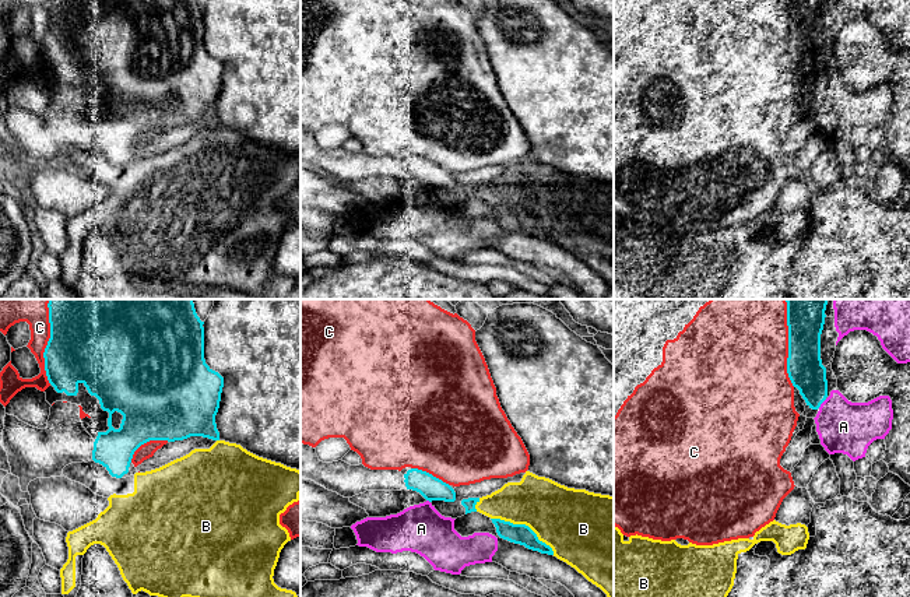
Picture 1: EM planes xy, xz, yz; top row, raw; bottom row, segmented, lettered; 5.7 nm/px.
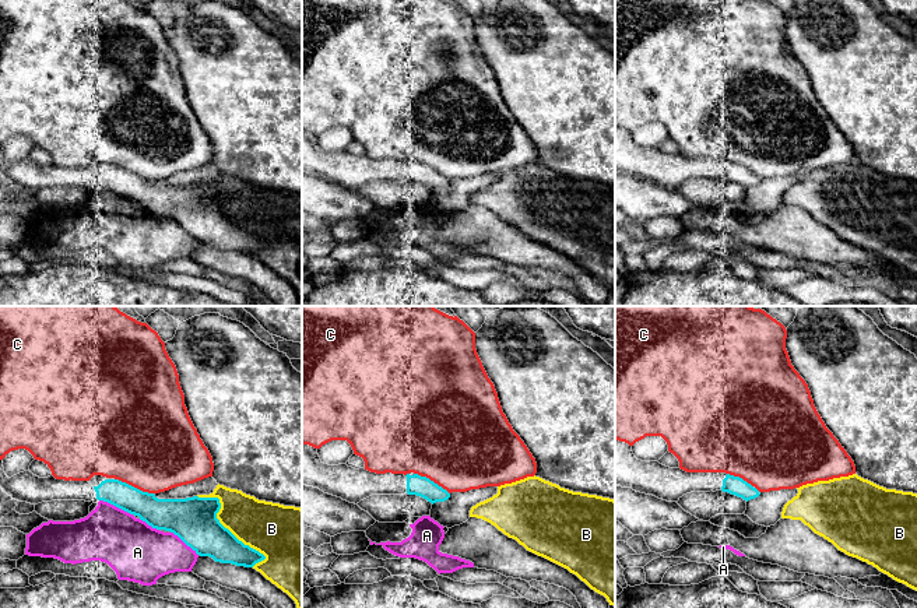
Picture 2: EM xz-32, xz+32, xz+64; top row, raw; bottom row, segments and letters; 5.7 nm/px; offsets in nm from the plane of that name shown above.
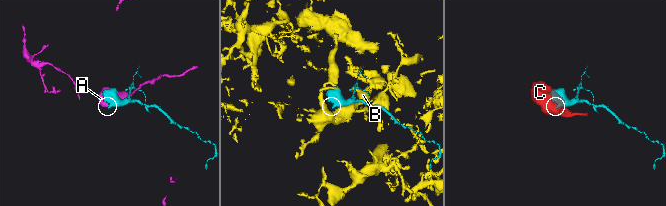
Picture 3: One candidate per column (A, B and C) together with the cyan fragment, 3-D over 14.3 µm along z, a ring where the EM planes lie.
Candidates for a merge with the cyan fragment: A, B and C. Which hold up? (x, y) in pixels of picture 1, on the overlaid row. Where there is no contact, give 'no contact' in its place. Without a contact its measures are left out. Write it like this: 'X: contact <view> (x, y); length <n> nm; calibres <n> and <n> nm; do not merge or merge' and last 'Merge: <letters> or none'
A: contact yz (822, 401); length 80 nm; calibres 200 and 300 nm; do not merge
B: contact xz (524, 524); length 420 nm; calibres 120 and 360 nm; do not merge
C: contact yz (789, 343); length 500 nm; calibres 220 and 500 nm; do not merge
Merge: none

